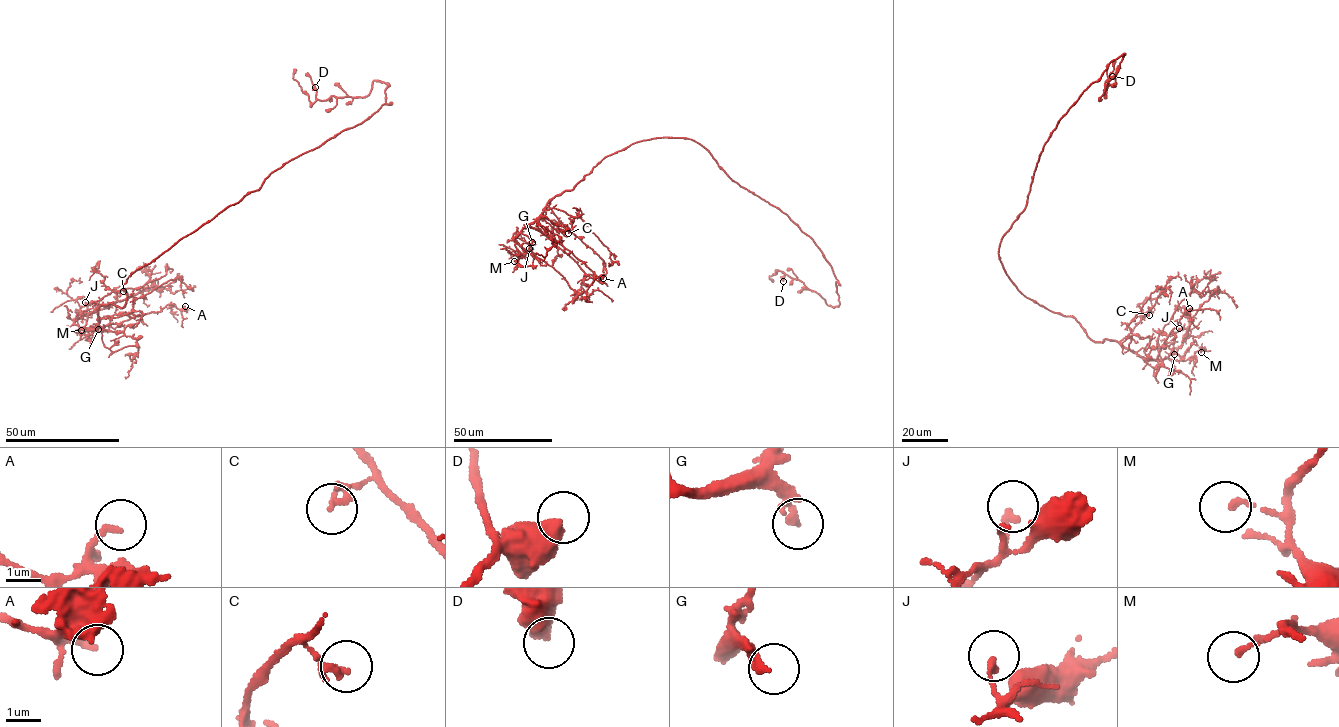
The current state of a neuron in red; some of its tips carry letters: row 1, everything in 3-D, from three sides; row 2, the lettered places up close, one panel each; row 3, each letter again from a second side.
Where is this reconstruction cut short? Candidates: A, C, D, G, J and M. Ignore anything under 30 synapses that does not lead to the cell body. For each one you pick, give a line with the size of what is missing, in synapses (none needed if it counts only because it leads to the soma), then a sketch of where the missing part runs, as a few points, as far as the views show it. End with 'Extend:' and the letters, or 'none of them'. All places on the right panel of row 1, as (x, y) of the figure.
G: Roughly 90 synapses. Course of what is missing: (1174, 354), (1201, 311), (1189, 325)
Extend: G

